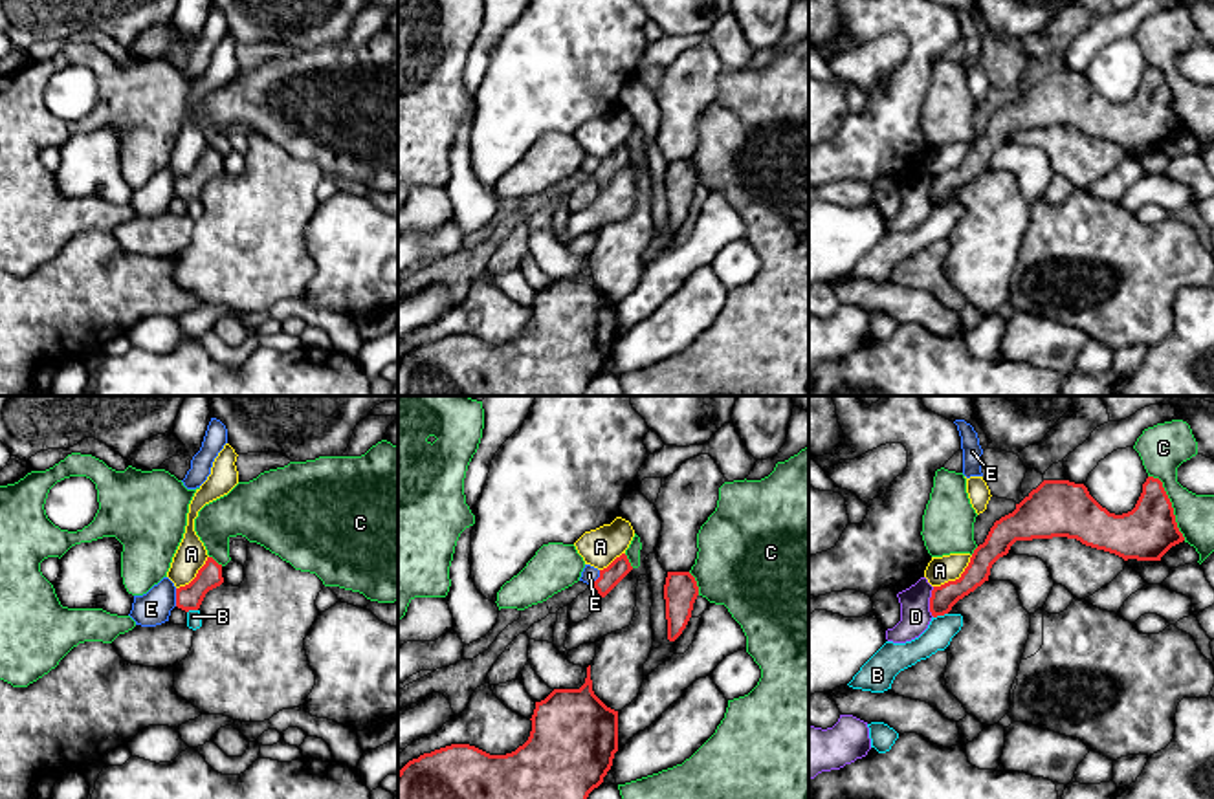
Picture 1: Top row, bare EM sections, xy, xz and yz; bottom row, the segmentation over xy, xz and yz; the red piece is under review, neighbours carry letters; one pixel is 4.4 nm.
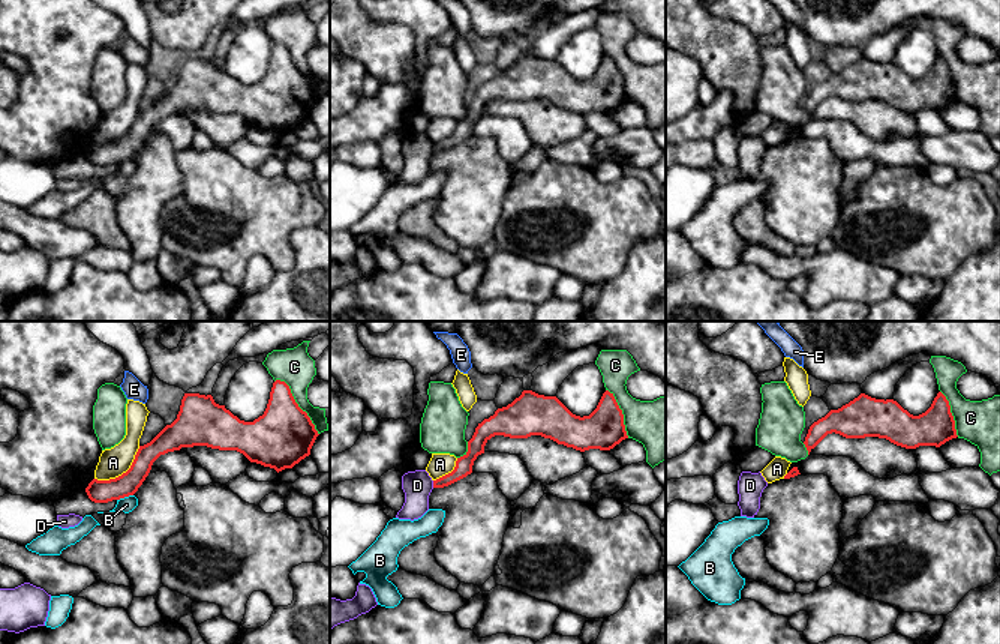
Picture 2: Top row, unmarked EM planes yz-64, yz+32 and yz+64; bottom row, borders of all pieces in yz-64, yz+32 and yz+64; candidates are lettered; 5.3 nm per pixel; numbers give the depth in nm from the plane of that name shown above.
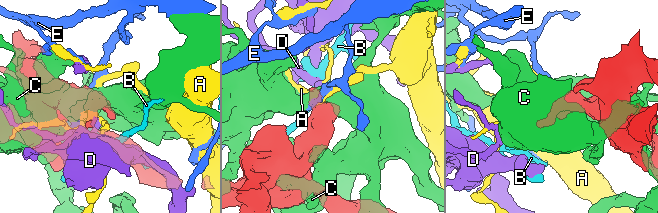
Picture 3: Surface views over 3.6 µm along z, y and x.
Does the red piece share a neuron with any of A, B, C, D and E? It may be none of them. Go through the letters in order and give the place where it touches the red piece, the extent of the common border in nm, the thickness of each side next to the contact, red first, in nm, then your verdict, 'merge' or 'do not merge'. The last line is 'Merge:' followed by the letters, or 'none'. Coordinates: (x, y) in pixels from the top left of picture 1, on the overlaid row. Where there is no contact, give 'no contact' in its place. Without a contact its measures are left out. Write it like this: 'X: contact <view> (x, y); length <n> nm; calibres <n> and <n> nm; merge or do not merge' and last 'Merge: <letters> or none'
A: contact yz (956, 580); length 220 nm; calibres 120 and 120 nm; do not merge
B: contact yz (939, 614); length 70 nm; calibres 110 and 120 nm; do not merge
C: contact yz (1170, 504); length 340 nm; calibres 240 and 200 nm; do not merge
D: contact yz (930, 601); length 140 nm; calibres 110 and 140 nm; do not merge
E: contact xy (176, 598); length 80 nm; calibres 110 and 150 nm; do not merge
Merge: none

